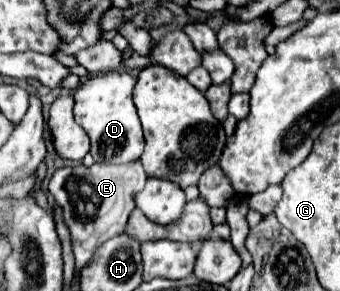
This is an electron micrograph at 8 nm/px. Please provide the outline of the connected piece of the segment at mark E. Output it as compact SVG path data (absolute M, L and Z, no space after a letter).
M130 162L122 166L92 164L90 168L78 164L78 166L58 168L52 174L48 190L54 196L56 204L62 208L64 222L70 230L70 242L74 248L78 272L92 258L94 250L102 242L124 230L130 212L136 208L134 196L144 188L146 180L148 174L144 172L140 162Z

